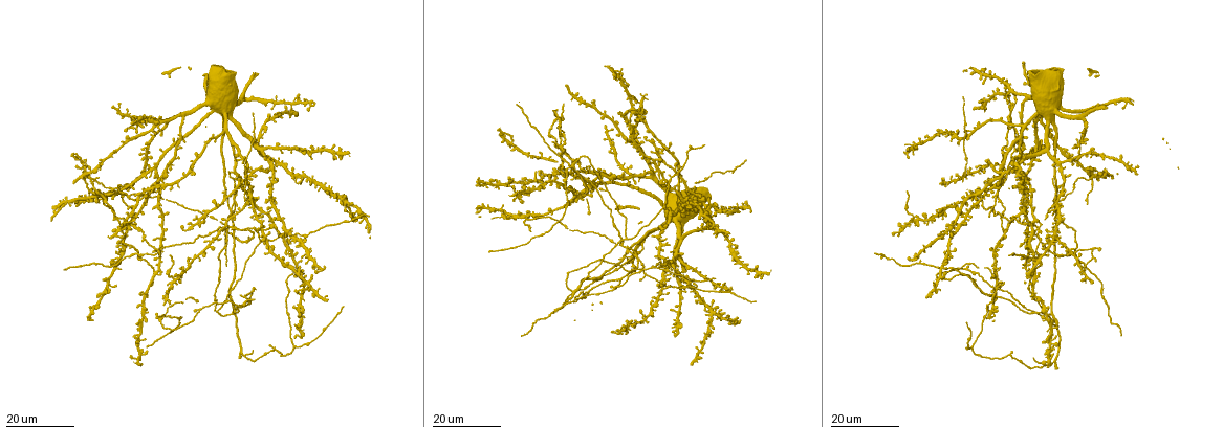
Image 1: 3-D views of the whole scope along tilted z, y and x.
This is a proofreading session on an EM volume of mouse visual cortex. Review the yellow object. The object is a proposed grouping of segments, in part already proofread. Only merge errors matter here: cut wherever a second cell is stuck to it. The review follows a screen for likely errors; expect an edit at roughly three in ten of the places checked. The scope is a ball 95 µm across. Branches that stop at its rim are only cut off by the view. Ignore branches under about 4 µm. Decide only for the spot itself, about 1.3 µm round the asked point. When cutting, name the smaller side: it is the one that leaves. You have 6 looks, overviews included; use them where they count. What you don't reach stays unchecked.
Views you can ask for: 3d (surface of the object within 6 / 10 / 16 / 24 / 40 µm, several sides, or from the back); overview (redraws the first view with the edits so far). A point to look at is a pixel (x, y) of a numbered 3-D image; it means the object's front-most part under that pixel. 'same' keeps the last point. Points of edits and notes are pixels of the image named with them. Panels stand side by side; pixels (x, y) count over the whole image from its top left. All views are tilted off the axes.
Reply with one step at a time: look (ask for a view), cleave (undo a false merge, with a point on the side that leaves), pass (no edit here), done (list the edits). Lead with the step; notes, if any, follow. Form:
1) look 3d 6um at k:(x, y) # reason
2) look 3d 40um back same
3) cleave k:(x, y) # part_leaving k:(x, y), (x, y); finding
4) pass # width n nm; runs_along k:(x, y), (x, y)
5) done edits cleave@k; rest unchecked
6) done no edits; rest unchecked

look 3d 24um at 1:(1082, 118)

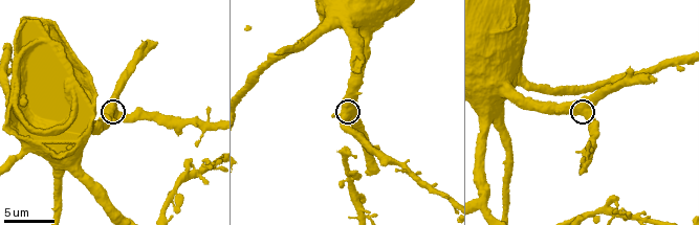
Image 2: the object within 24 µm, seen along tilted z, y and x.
look 3d 6um at 2:(589, 108) # zoom in

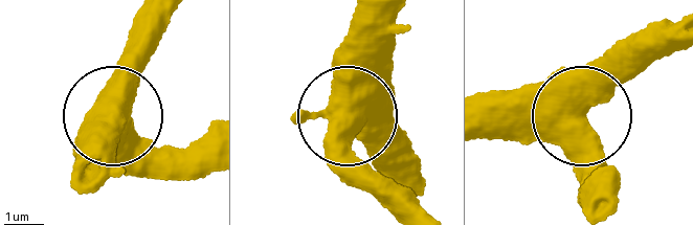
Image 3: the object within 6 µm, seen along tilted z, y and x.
pass # width 480 nm; runs_along 3:(483, 105), (590, 110), (649, 58); continuous, no second cell

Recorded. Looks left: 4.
look 3d 16um at 1:(513, 142) # four-way junction

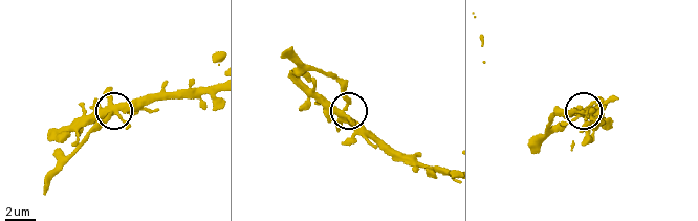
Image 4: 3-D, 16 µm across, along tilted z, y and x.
look 3d 6um at 4:(341, 112) # closer look

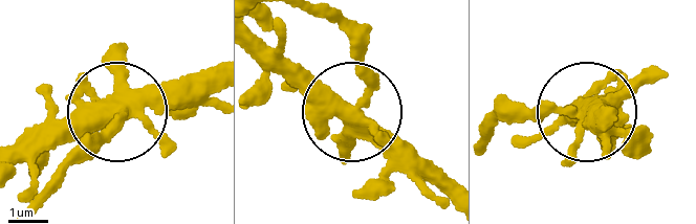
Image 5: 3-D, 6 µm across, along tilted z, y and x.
cleave 5:(84, 137) # side_arm 5 um; part_leaving 5:(123, 114), (41, 202); two cells meet here

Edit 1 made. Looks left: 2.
look 3d 16um at 1:(673, 177) # three arms meet

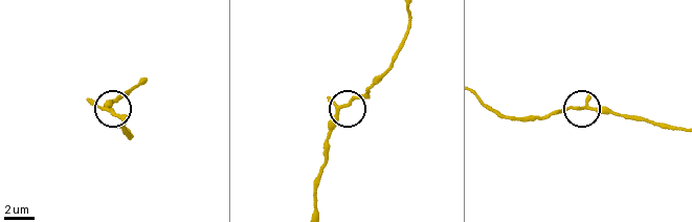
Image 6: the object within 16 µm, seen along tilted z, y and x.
look 3d 10um at 6:(338, 108)

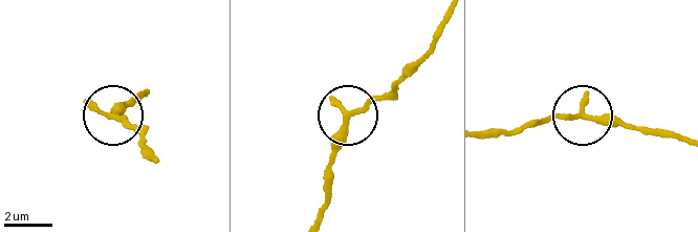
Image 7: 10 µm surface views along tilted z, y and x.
pass # arms 3; runs_along 7:(679, 139), (585, 114), (524, 123); one cell here

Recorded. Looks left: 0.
done edits cleave@5; rest unchecked

